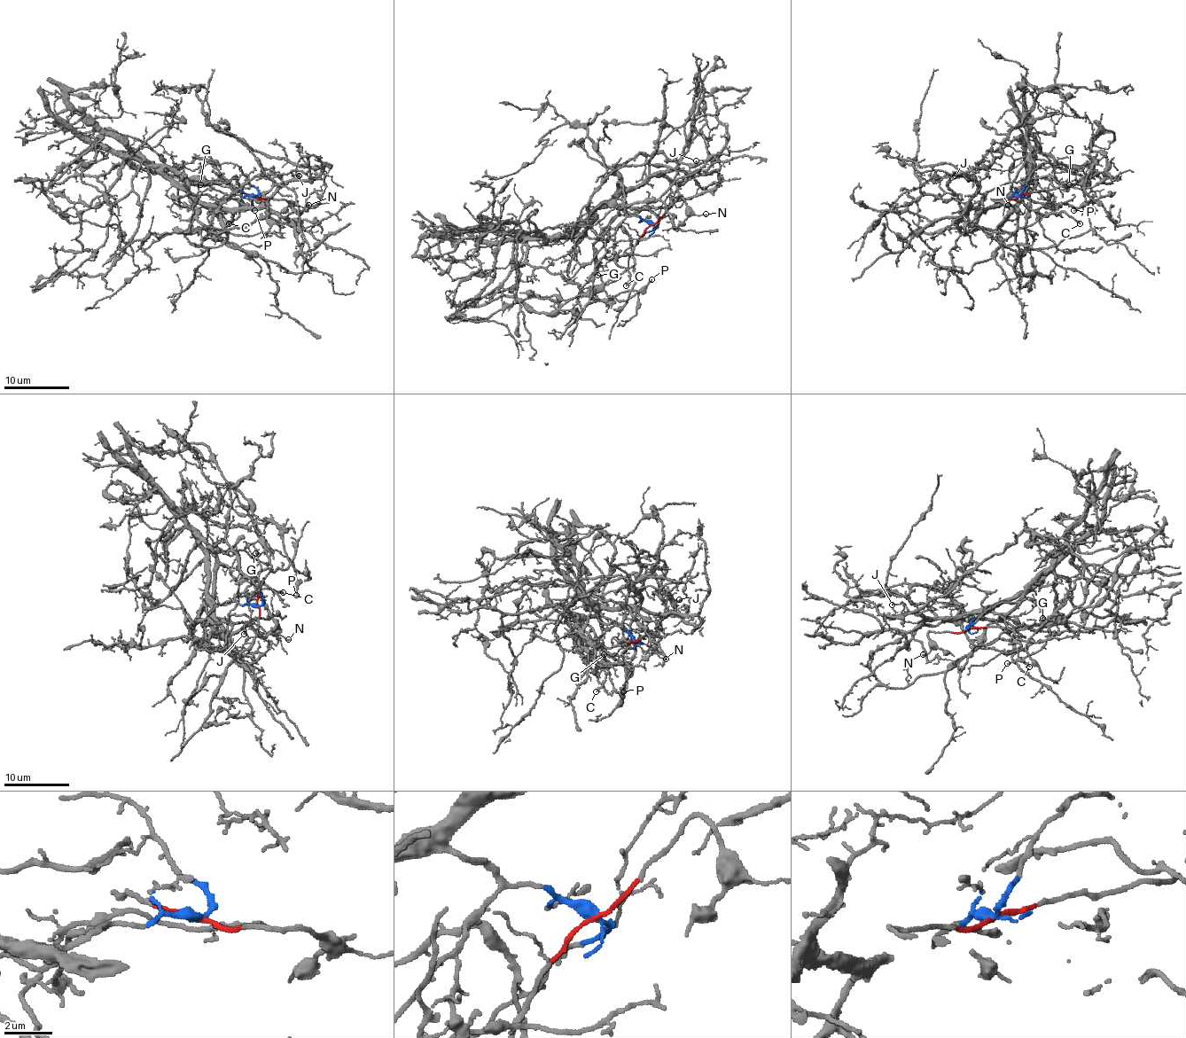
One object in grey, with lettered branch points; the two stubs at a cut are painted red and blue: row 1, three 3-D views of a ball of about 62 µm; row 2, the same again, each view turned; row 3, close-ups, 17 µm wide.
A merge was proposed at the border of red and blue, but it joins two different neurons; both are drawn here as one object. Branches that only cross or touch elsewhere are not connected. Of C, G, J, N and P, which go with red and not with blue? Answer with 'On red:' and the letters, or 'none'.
On red: G, N, P

